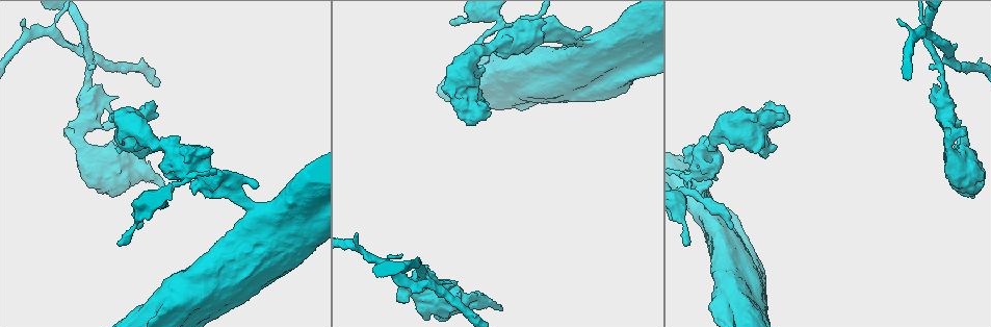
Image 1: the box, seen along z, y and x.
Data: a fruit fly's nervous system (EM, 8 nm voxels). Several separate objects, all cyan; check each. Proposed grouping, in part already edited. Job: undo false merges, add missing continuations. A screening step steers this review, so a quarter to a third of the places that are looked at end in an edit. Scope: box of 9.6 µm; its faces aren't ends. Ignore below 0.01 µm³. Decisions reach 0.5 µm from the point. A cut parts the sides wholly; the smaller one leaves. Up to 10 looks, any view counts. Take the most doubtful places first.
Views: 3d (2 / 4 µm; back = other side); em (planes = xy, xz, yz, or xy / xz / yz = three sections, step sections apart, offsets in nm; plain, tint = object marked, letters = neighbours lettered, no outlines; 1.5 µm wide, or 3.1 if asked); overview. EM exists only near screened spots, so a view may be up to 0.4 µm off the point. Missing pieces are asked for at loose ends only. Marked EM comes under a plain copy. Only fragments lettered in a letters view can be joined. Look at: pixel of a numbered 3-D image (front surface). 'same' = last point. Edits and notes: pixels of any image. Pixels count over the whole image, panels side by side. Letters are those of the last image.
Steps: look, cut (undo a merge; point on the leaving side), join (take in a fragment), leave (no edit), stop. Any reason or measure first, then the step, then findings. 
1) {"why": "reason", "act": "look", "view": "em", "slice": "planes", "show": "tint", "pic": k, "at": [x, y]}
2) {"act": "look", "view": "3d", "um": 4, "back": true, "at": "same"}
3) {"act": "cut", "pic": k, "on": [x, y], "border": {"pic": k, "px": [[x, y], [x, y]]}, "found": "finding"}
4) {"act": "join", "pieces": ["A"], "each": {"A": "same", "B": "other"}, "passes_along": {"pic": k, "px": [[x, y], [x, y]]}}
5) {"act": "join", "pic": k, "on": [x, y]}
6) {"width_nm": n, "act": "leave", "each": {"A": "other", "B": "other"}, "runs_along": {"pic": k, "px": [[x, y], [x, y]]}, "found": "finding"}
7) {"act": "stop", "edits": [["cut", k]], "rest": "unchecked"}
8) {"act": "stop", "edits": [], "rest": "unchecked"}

{"why": "four or more arms meet", "act": "look", "view": "em", "slice": "xy", "step": 8, "show": "letters", "pic": 1, "at": [91, 65]}

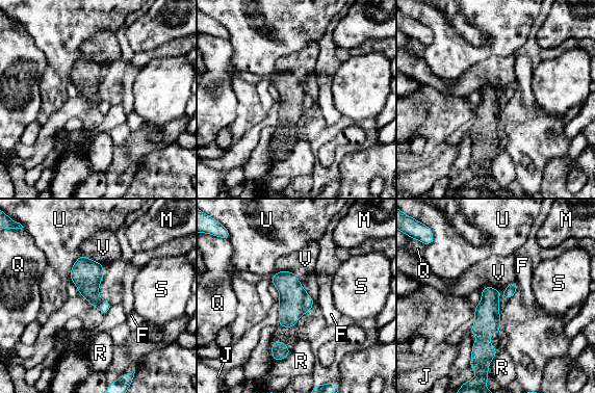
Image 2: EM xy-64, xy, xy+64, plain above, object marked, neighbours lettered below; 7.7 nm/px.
{"longest_contact_nm": ["U", 200], "act": "cut", "pic": 2, "on": [308, 303], "each": {"F": "other", "J": "other", "M": "other", "Q": "other", "R": "other", "S": "other", "U": "other", "V": "other"}, "found": "two neurons meet here"}

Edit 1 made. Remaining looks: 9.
{"why": "see it whole again", "act": "look", "view": "overview"}

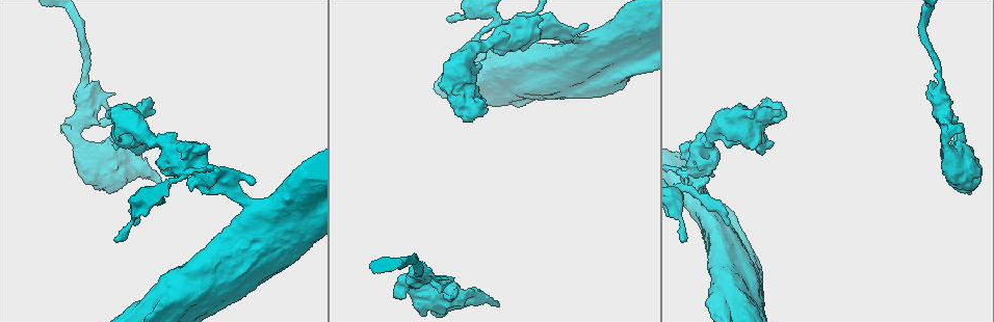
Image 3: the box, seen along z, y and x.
{"act": "look", "view": "em", "slice": "planes", "show": "letters", "pic": 3, "at": [970, 193]}

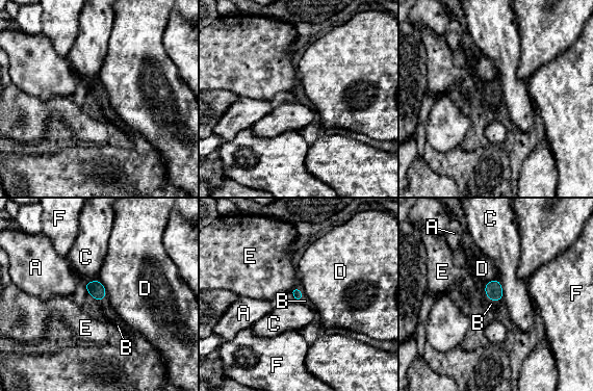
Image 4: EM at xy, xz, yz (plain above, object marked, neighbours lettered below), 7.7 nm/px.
{"act": "join", "pieces": ["B"], "each": {"A": "other", "B": "same", "C": "other", "D": "other", "E": "other", "F": "other"}, "passes_along": {"pic": 4, "px": [[493, 289], [493, 301], [491, 304]]}, "found": "the neuron continues"}

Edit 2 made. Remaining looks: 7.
{"act": "look", "view": "overview"}

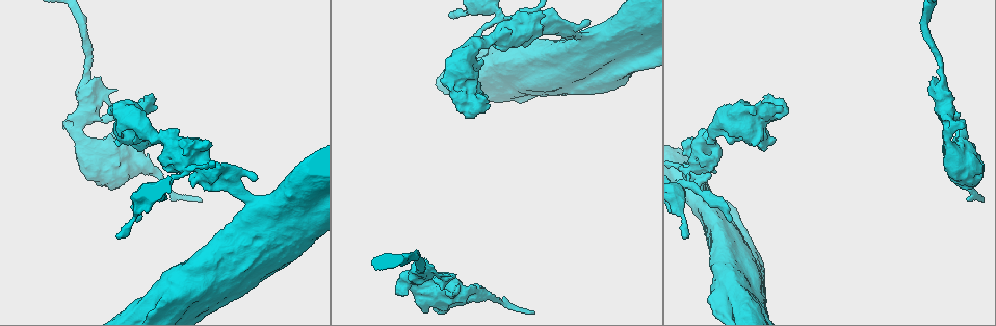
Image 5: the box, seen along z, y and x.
{"why": "stops while still wide", "act": "look", "view": "3d", "um": 2, "pic": 5, "at": [144, 98]}

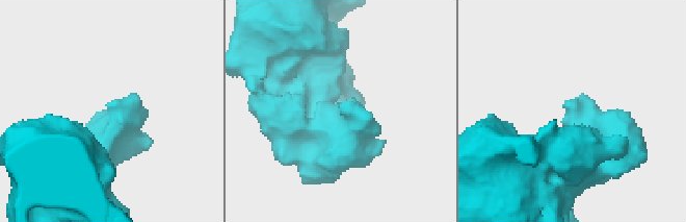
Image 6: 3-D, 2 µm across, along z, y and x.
{"act": "look", "view": "em", "slice": "planes", "show": "letters", "pic": 6, "at": [340, 107]}

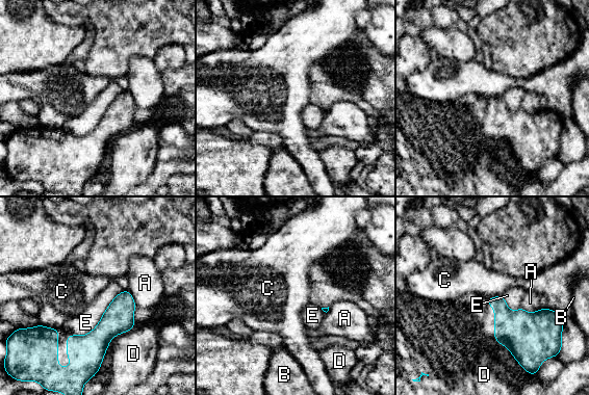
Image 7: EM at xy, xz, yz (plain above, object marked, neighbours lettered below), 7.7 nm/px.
{"act": "leave", "each": {"A": "other", "B": "other", "C": "other", "D": "other", "E": "other"}, "found": "no lettered fragment goes on from it"}

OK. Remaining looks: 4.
{"act": "stop", "edits": [["cut", 2], ["join", 4]], "rest": "unchecked"}

